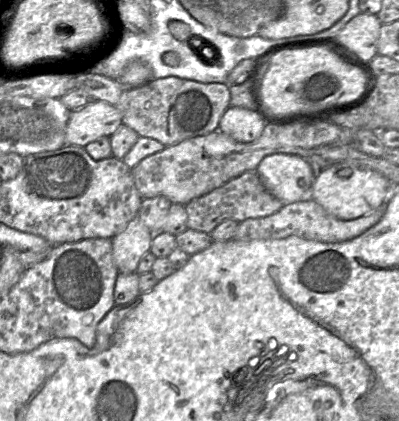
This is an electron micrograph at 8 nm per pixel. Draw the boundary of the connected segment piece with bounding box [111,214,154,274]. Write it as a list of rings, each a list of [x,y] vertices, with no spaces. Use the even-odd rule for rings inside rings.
[[[137,214],[122,232],[111,239],[113,259],[119,273],[136,272],[140,259],[150,251],[153,236]]]

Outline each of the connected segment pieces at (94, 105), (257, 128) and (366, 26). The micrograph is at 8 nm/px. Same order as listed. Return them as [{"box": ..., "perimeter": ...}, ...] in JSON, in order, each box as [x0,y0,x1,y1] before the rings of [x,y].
[{"box":[66,101,123,147],"perimeter":[[[90,101],[80,109],[72,110],[66,126],[66,145],[85,147],[102,136],[110,137],[123,124],[118,108],[104,101]]]},{"box":[218,106,265,143],"perimeter":[[[229,106],[223,113],[218,131],[242,143],[253,142],[265,128],[260,116],[253,110]]]},{"box":[332,13,382,65],"perimeter":[[[359,13],[332,39],[358,62],[366,65],[377,54],[382,23],[375,14]]]}]

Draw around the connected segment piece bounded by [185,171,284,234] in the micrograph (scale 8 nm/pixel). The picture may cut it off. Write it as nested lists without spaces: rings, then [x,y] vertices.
[[[245,172],[231,179],[221,187],[191,200],[185,205],[189,229],[210,234],[224,220],[244,221],[248,218],[260,218],[279,211],[284,204],[274,197],[262,184],[256,172]]]

